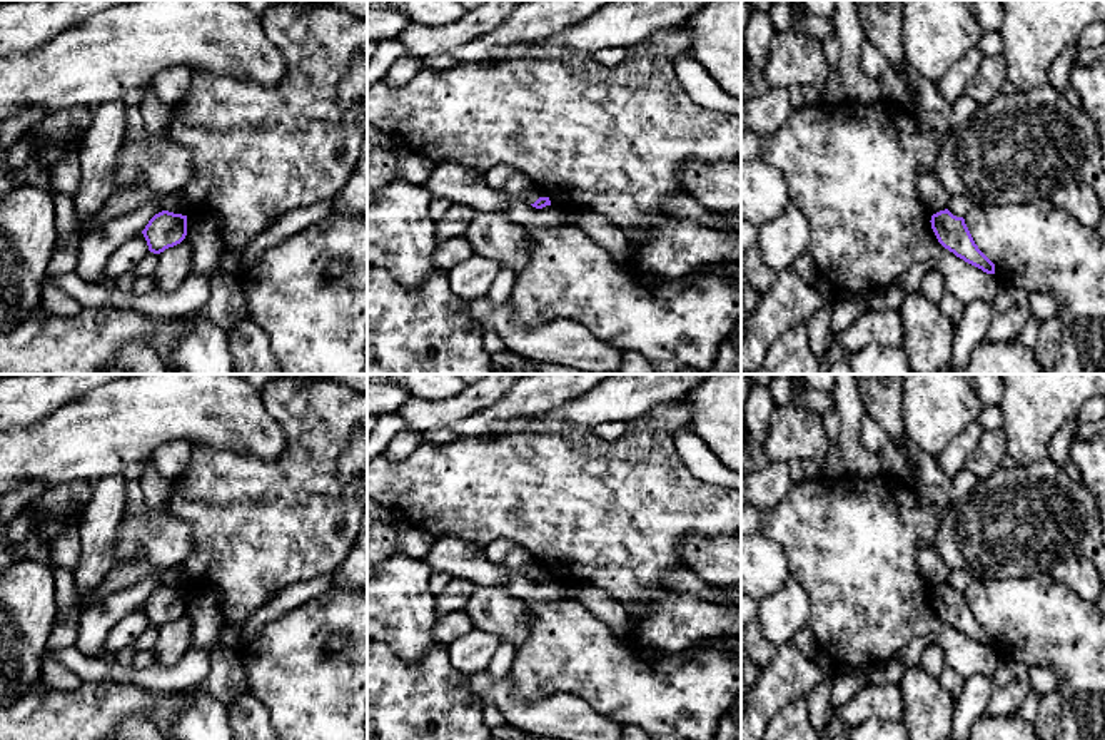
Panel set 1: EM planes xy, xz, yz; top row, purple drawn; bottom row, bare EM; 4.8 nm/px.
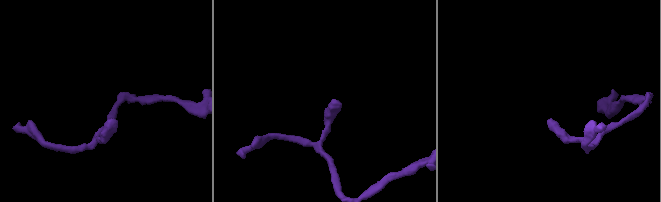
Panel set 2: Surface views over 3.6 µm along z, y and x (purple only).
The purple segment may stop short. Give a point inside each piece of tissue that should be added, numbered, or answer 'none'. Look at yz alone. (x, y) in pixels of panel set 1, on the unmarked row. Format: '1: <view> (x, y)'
1: yz (933, 568)

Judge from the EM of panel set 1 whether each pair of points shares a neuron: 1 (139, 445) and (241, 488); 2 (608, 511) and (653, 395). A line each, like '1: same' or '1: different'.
1: different
2: different

